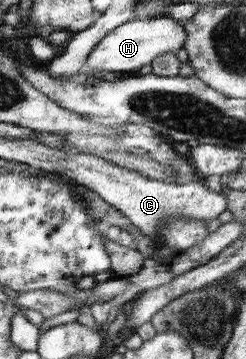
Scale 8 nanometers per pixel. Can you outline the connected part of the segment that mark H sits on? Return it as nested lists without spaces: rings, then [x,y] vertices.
[[[170,16],[134,18],[132,21],[125,22],[122,26],[115,28],[96,45],[81,72],[91,75],[92,70],[108,70],[108,72],[115,74],[124,74],[139,70],[142,66],[151,64],[154,58],[158,58],[162,54],[176,53],[186,45],[186,40],[187,32],[184,24]]]

